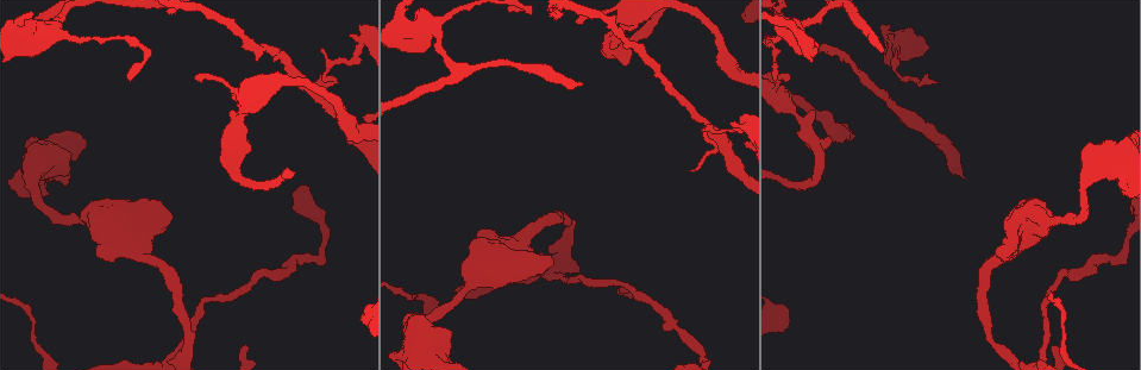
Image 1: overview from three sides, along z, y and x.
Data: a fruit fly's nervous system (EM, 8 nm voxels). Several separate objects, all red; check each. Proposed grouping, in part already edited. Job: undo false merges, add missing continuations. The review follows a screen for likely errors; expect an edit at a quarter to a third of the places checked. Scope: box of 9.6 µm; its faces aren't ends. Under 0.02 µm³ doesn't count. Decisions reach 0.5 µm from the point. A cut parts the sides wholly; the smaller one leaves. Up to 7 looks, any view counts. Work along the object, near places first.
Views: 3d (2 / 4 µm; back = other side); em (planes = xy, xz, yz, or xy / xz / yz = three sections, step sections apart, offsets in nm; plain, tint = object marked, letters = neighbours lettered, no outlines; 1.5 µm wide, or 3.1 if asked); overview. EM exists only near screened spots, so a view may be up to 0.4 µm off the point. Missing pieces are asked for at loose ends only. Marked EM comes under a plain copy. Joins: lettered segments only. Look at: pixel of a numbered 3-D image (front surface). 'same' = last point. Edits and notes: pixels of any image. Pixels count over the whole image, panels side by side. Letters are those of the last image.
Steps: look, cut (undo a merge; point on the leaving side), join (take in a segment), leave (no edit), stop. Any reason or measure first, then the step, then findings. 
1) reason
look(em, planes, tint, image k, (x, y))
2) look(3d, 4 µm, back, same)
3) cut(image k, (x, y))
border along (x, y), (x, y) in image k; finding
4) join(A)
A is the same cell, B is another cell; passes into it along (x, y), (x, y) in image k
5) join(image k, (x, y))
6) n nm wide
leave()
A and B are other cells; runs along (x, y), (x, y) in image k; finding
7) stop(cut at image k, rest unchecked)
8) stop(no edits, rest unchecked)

an open end
look(em, xy, step 4, letters, image 1, (936, 81))

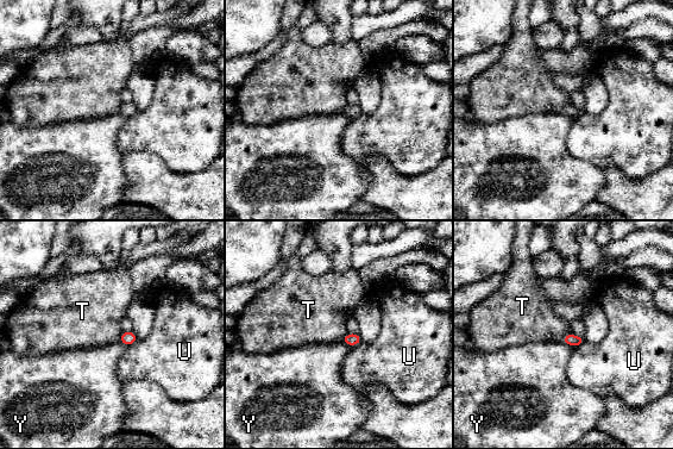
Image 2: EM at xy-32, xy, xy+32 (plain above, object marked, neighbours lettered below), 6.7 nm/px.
80 nm wide
leave()
T, U and Y are other cells; border along (124, 331), (118, 341) in image 2; none of them fits

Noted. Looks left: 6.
abrupt turn
look(3d, 2 µm, image 1, (1121, 258))

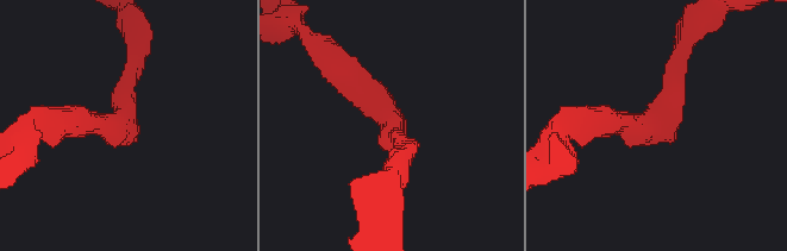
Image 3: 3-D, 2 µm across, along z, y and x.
arms of 200, 200 nm
look(em, xy, step 8, letters, image 3, (664, 115))

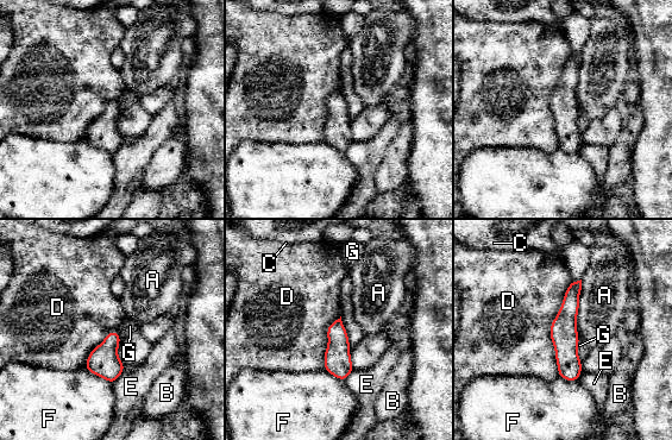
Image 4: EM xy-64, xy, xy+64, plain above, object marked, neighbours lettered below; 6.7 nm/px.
another direction
look(em, planes, letters, same)

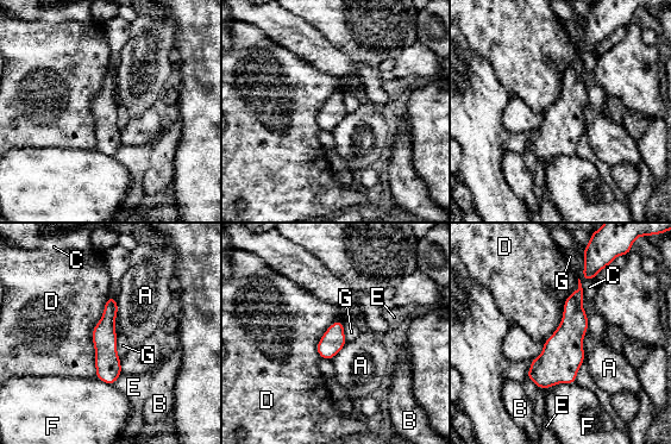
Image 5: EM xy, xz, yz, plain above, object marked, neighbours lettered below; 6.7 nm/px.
160 nm wide; D touches over 550 nm
leave()
A, B, C, D, E, F and G are other cells; continuous, no second neuron

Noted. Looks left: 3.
narrows sharply
look(3d, 2 µm, image 1, (567, 229))

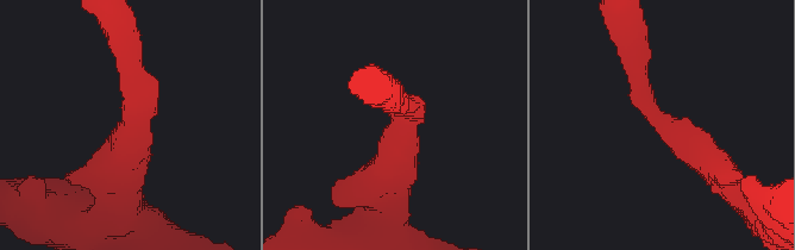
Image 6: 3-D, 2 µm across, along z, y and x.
arms of 280, 280 nm
look(em, xy, step 4, tint, image 6, (653, 115))

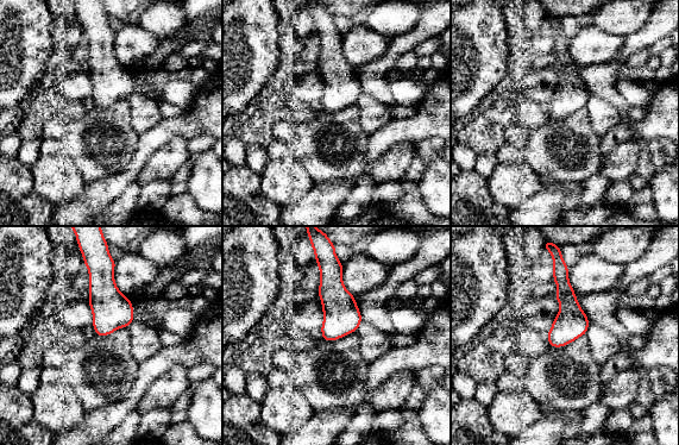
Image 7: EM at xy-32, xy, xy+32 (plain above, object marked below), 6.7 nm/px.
look(em, xy, step 4, letters, same)

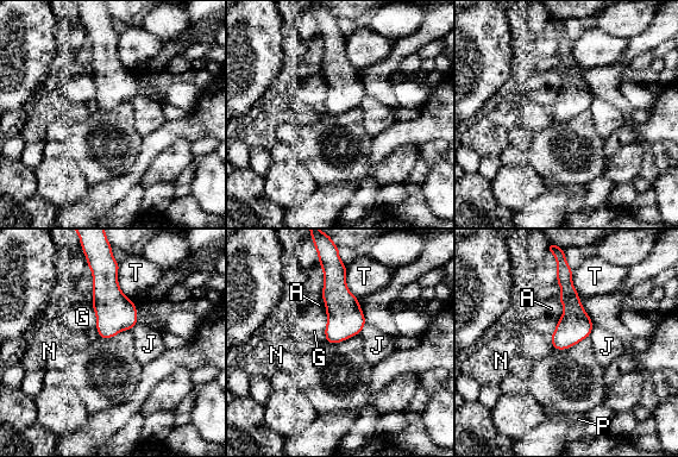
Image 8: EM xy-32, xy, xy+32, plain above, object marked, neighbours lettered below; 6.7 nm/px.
T touches over 240 nm
leave()
A, G, J, N, P and T are other cells; border along (558, 299), (563, 314), (557, 321) in image 8; all the same neuron

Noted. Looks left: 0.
stop(no edits, rest unchecked)

